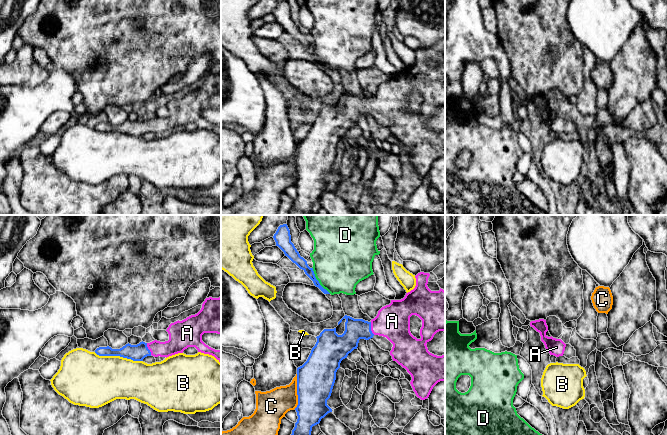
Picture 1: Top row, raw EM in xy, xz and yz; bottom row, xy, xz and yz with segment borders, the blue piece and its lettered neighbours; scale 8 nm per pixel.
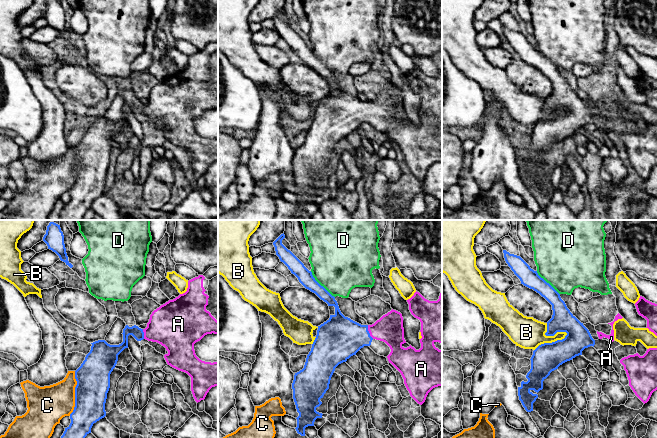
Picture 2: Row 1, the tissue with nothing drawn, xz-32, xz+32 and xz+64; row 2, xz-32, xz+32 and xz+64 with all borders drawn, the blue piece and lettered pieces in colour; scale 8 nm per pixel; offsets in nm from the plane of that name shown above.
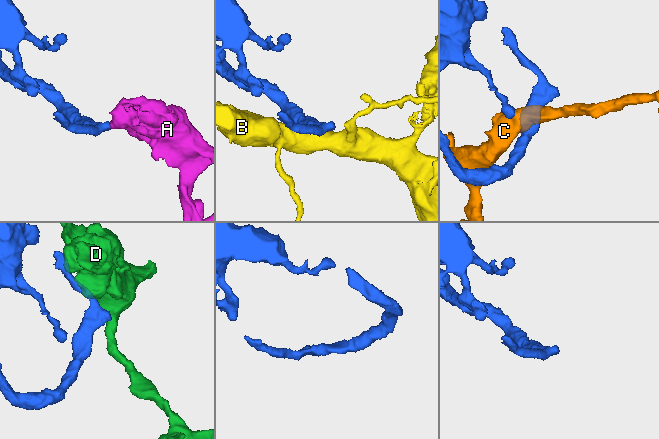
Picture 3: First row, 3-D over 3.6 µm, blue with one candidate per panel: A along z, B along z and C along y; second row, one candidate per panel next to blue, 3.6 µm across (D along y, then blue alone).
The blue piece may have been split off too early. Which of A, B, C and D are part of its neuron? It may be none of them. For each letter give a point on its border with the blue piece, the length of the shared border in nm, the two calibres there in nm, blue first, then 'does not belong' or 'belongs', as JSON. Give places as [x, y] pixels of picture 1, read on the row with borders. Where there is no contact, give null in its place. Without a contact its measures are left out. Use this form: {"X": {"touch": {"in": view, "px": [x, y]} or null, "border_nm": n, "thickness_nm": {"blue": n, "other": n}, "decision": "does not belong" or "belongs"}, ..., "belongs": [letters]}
{"A": {"touch": {"in": "xz", "px": [370, 328]}, "border_nm": 110, "thickness_nm": {"blue": 180, "other": 280}, "decision": "belongs"}, "B": {"touch": {"in": "xy", "px": [118, 355]}, "border_nm": 400, "thickness_nm": {"blue": 130, "other": 380}, "decision": "does not belong"}, "C": {"touch": {"in": "xz", "px": [297, 391]}, "border_nm": 280, "thickness_nm": {"blue": 300, "other": 260}, "decision": "does not belong"}, "D": {"touch": {"in": "xz", "px": [318, 281]}, "border_nm": 260, "thickness_nm": {"blue": 80, "other": 460}, "decision": "does not belong"}, "belongs": ["A"]}

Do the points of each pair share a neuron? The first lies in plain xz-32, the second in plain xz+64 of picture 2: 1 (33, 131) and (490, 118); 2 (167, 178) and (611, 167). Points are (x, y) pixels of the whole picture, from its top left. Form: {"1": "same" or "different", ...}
{"1": "different", "2": "same"}

